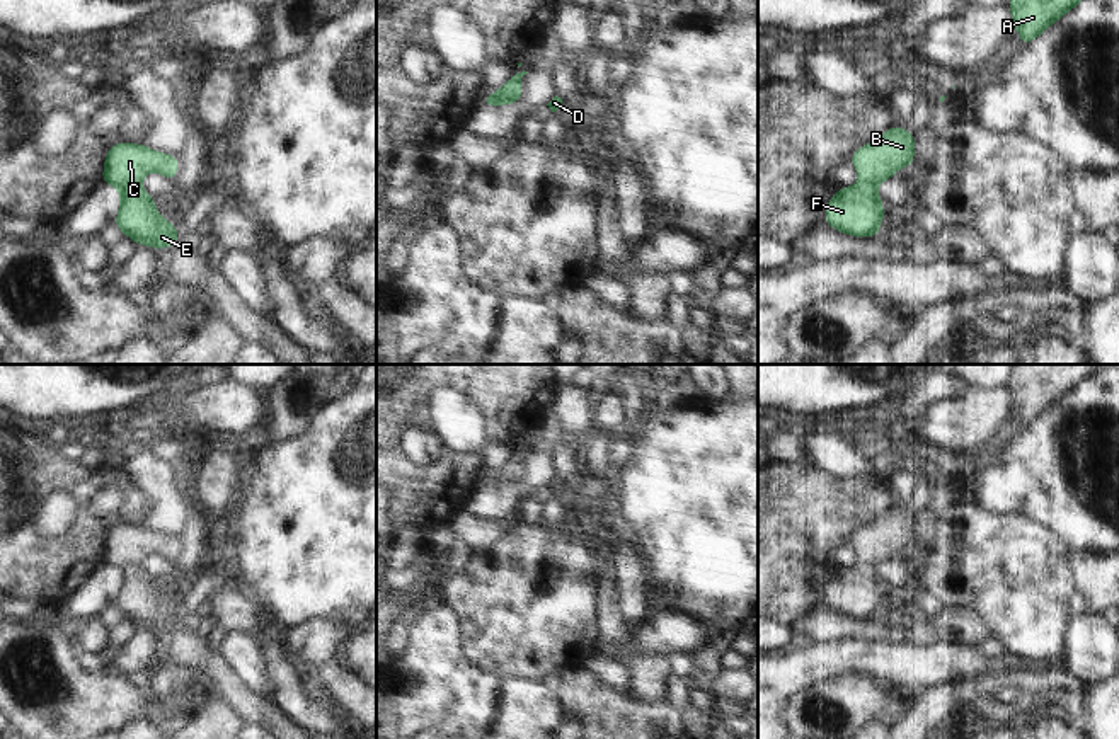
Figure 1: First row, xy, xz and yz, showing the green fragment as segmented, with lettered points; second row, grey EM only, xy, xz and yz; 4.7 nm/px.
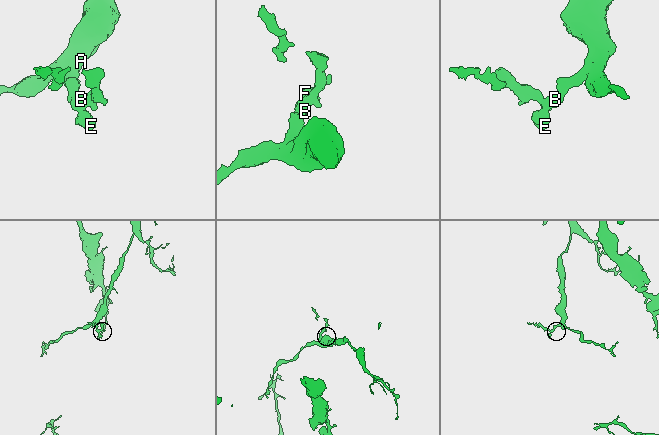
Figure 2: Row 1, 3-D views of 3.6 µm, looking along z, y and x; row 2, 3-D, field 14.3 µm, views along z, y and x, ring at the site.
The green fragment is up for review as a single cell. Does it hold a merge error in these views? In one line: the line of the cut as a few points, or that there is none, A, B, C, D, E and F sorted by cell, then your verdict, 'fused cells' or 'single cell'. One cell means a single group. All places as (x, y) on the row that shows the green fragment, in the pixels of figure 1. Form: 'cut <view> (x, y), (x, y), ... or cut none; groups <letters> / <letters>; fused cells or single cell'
cut none; groups A B C D E F; single cell

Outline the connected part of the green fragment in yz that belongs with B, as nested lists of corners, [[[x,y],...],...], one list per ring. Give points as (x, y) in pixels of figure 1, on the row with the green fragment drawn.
[[[892,124],[869,145],[858,146],[850,163],[860,174],[860,180],[852,187],[838,187],[836,194],[828,199],[826,225],[858,238],[881,235],[886,211],[877,186],[894,177],[901,167],[915,165],[915,138],[916,133]]]

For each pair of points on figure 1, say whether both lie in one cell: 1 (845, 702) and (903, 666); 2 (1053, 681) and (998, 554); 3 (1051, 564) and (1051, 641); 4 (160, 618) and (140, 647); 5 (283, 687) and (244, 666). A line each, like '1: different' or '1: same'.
1: different
2: different
3: same
4: different
5: different

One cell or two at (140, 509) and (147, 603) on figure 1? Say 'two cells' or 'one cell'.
two cells

